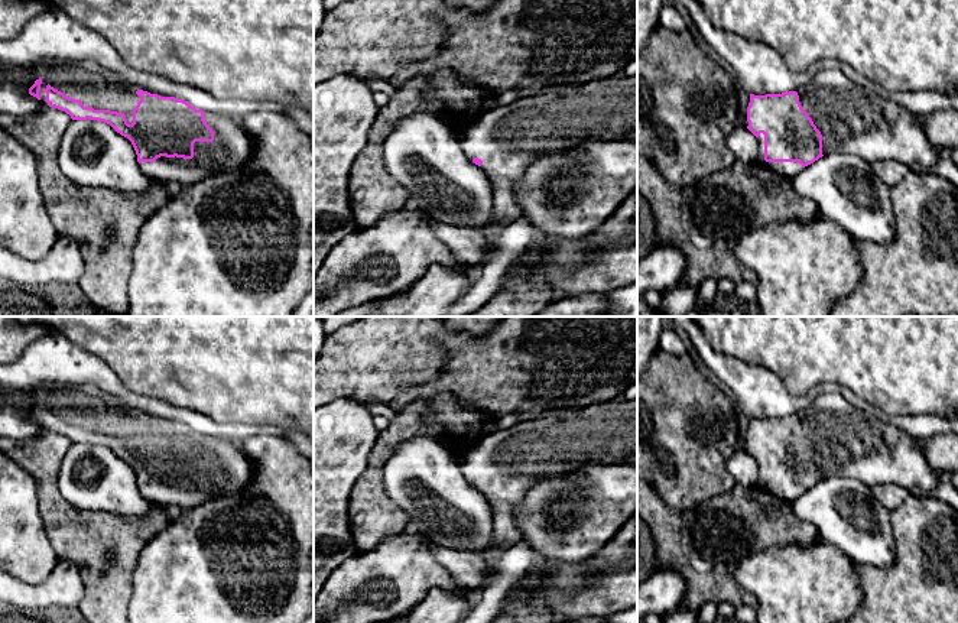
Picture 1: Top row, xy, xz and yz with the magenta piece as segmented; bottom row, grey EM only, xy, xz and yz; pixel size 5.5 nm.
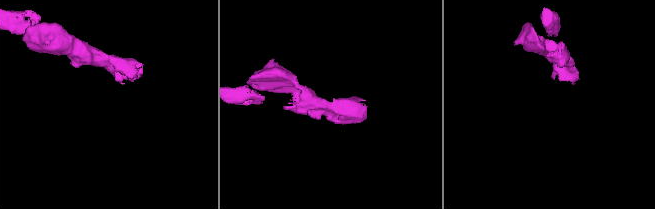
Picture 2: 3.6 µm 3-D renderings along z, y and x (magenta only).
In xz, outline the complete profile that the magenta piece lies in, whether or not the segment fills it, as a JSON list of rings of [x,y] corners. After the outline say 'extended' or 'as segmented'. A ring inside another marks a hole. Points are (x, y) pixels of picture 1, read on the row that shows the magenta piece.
[[[637,74],[561,85],[549,94],[497,106],[461,132],[458,140],[467,156],[483,168],[491,182],[491,221],[480,231],[487,239],[497,240],[503,230],[522,215],[514,185],[533,159],[597,140],[637,140]]] | extended

